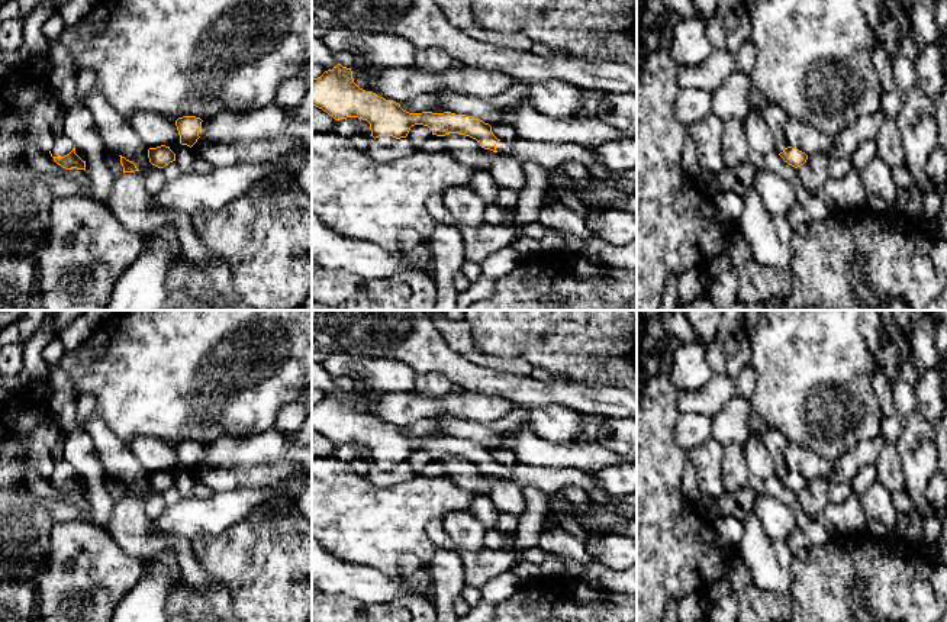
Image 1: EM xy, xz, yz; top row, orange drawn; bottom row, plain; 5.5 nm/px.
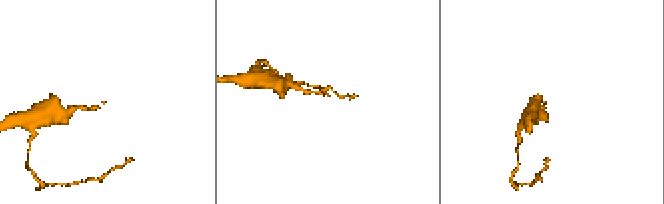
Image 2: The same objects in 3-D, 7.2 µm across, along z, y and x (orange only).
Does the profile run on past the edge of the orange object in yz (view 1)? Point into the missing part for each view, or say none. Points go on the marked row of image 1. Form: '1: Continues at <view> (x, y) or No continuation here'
1: No continuation here

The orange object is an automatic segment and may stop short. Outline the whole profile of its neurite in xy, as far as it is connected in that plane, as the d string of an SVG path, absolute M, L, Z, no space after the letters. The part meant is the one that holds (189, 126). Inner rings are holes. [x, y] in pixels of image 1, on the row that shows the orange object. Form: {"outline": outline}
{"outline": "M183 116L175 120L181 145L191 148L197 142L202 122L203 120L196 116Z"}

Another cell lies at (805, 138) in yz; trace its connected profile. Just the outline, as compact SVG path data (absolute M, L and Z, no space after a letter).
M787 117L783 123L783 135L789 146L796 148L806 155L819 154L824 157L828 157L837 139L792 117Z

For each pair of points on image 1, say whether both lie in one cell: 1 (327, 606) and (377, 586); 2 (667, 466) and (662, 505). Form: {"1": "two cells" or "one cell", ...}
{"1": "two cells", "2": "one cell"}

